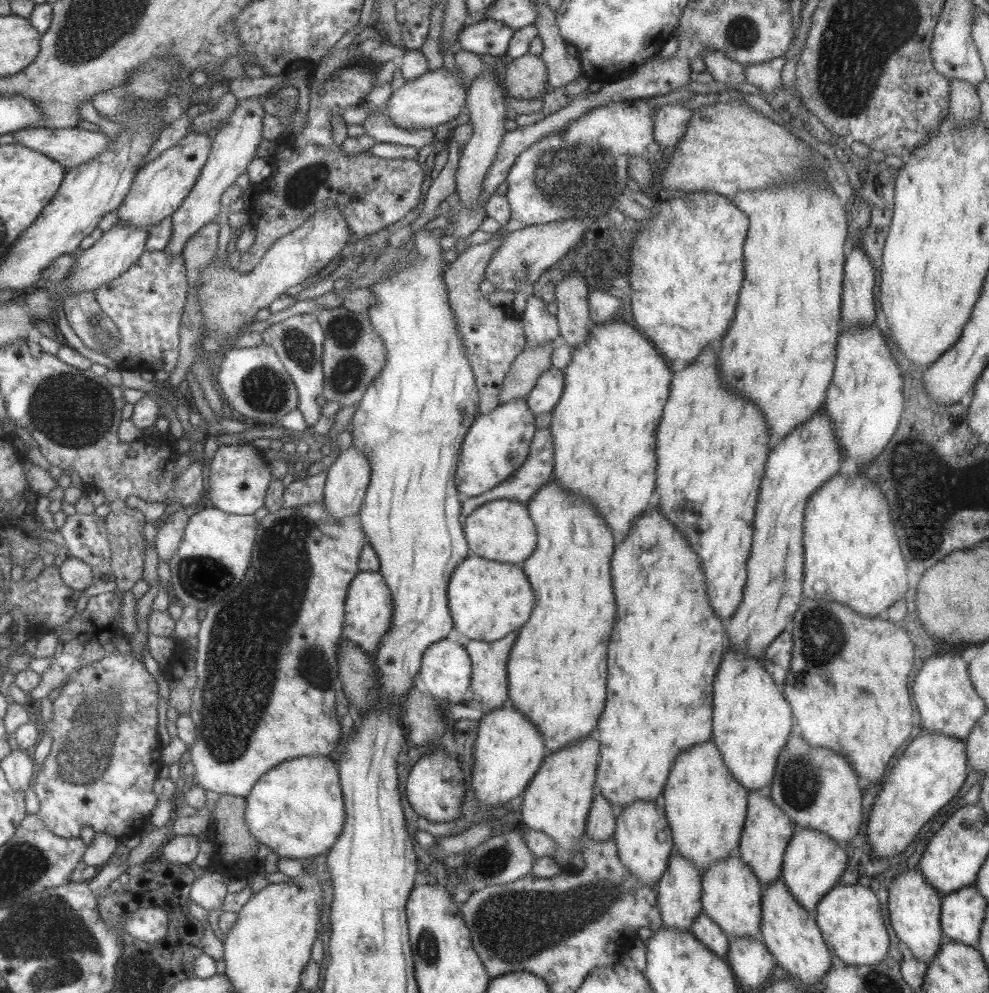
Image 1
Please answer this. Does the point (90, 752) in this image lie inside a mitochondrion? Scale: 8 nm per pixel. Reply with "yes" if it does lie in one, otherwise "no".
yes

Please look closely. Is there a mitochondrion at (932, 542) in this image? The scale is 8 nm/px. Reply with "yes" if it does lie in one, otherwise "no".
yes

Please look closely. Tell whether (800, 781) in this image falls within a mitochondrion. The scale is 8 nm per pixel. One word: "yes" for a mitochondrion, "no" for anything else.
yes

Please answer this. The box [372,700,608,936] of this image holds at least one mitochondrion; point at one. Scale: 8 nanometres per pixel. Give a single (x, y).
(496, 860)

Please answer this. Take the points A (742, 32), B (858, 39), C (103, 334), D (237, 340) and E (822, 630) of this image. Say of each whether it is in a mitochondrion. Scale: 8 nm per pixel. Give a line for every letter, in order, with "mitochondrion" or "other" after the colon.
A: mitochondrion
B: mitochondrion
C: mitochondrion
D: other
E: mitochondrion

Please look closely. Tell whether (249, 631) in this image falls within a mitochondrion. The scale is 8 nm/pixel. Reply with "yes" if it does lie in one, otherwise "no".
yes

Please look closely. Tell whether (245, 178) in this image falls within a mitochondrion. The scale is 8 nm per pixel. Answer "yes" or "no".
no

